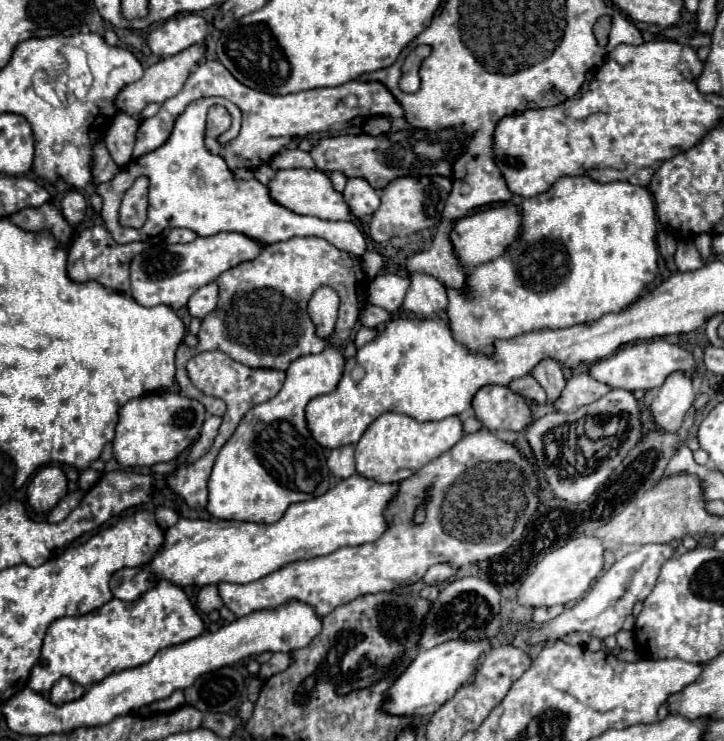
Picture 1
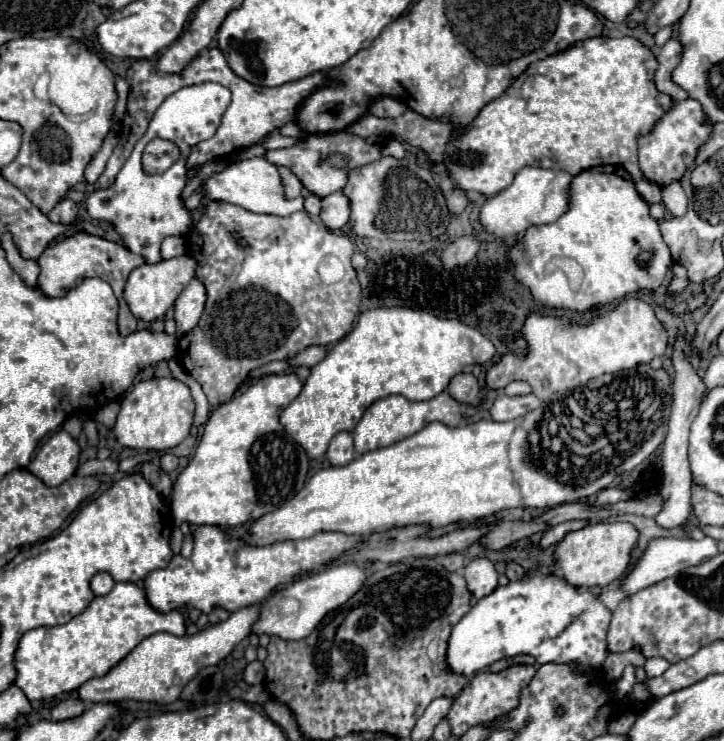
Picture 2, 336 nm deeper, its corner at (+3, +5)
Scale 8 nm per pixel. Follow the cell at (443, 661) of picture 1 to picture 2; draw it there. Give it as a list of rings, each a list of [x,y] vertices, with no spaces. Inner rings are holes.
[[[528,572],[524,580],[510,582],[508,586],[498,586],[496,592],[478,600],[478,604],[452,628],[448,638],[446,650],[446,666],[448,672],[460,674],[464,678],[472,678],[472,674],[488,668],[492,662],[516,656],[516,654],[530,654],[540,664],[546,662],[570,662],[576,668],[592,668],[600,670],[606,656],[606,632],[610,626],[610,612],[604,604],[596,598],[594,592],[576,592],[574,586],[566,584],[558,576],[544,576],[540,572]]]

